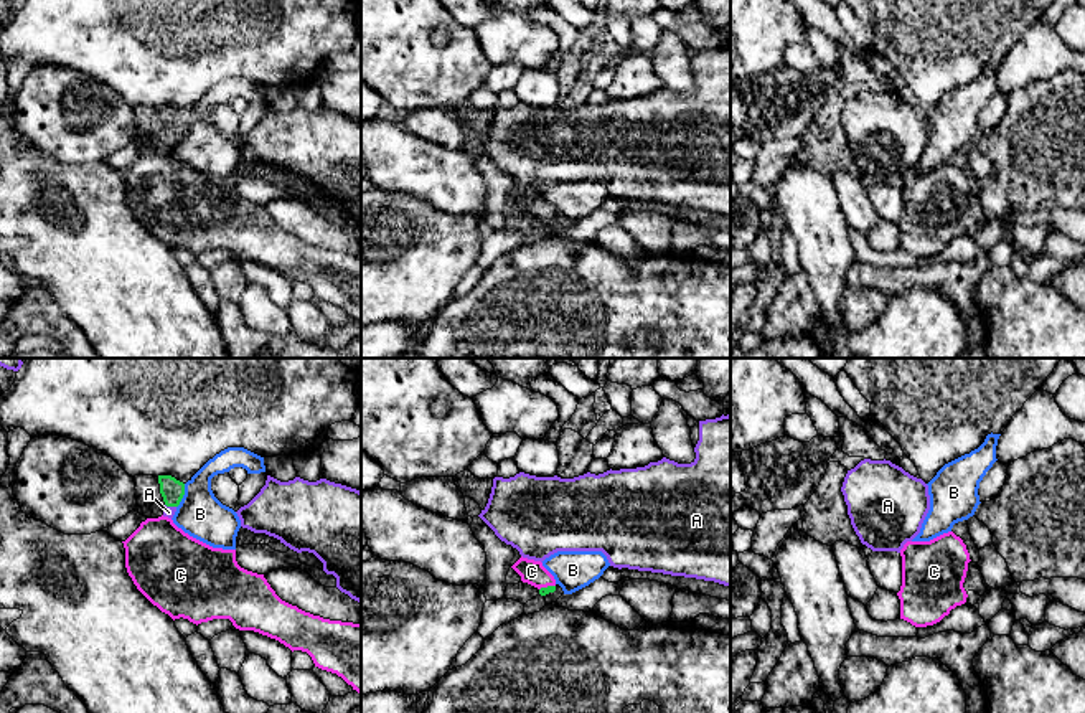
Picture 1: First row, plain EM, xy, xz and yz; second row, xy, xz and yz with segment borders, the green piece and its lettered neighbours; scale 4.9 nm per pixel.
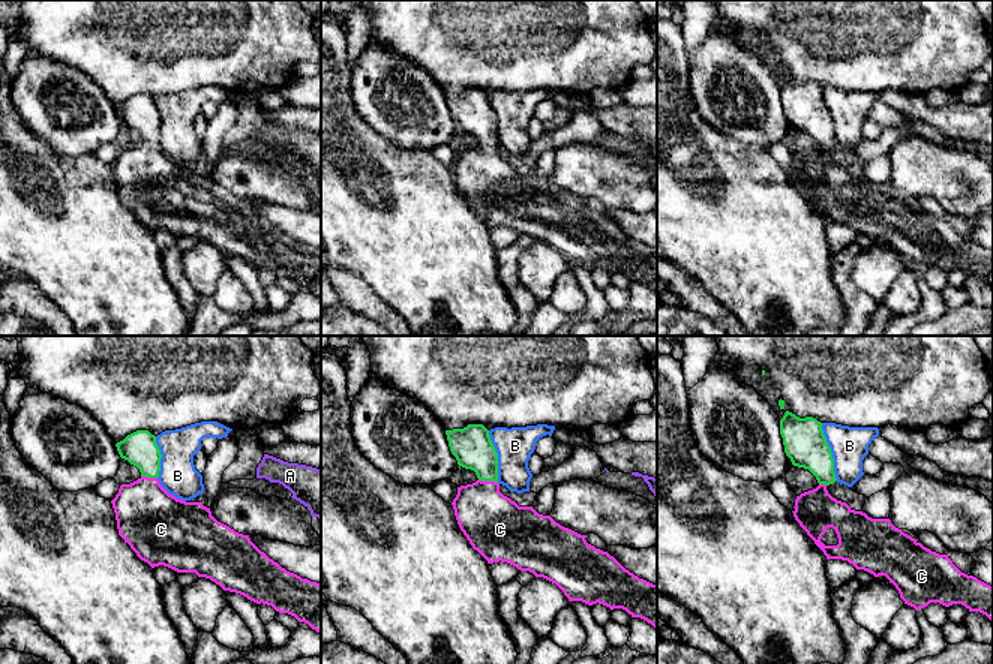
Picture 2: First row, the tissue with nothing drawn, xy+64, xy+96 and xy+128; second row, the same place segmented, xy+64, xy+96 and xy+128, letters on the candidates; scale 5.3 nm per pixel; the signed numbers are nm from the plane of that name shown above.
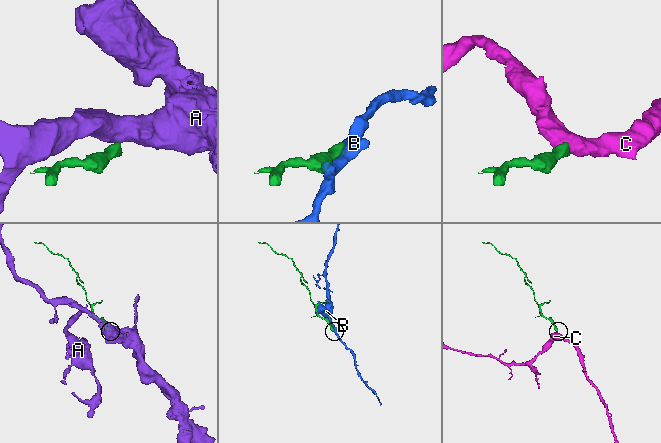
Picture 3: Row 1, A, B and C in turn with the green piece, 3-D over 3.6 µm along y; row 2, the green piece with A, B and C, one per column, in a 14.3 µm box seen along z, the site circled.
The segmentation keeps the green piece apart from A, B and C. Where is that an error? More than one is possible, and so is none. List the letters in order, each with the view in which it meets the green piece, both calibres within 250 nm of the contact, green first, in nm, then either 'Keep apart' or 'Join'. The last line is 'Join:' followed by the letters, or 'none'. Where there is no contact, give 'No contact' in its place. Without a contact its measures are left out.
A: Touches green in xy. Thickness 120 nm (green) against 50 nm. Keep apart
B: Touches green in xy. Thickness 120 nm (green) against 220 nm. Keep apart
C: Touches green in xz. Thickness 50 nm (green) against 120 nm. Join
Join: C

